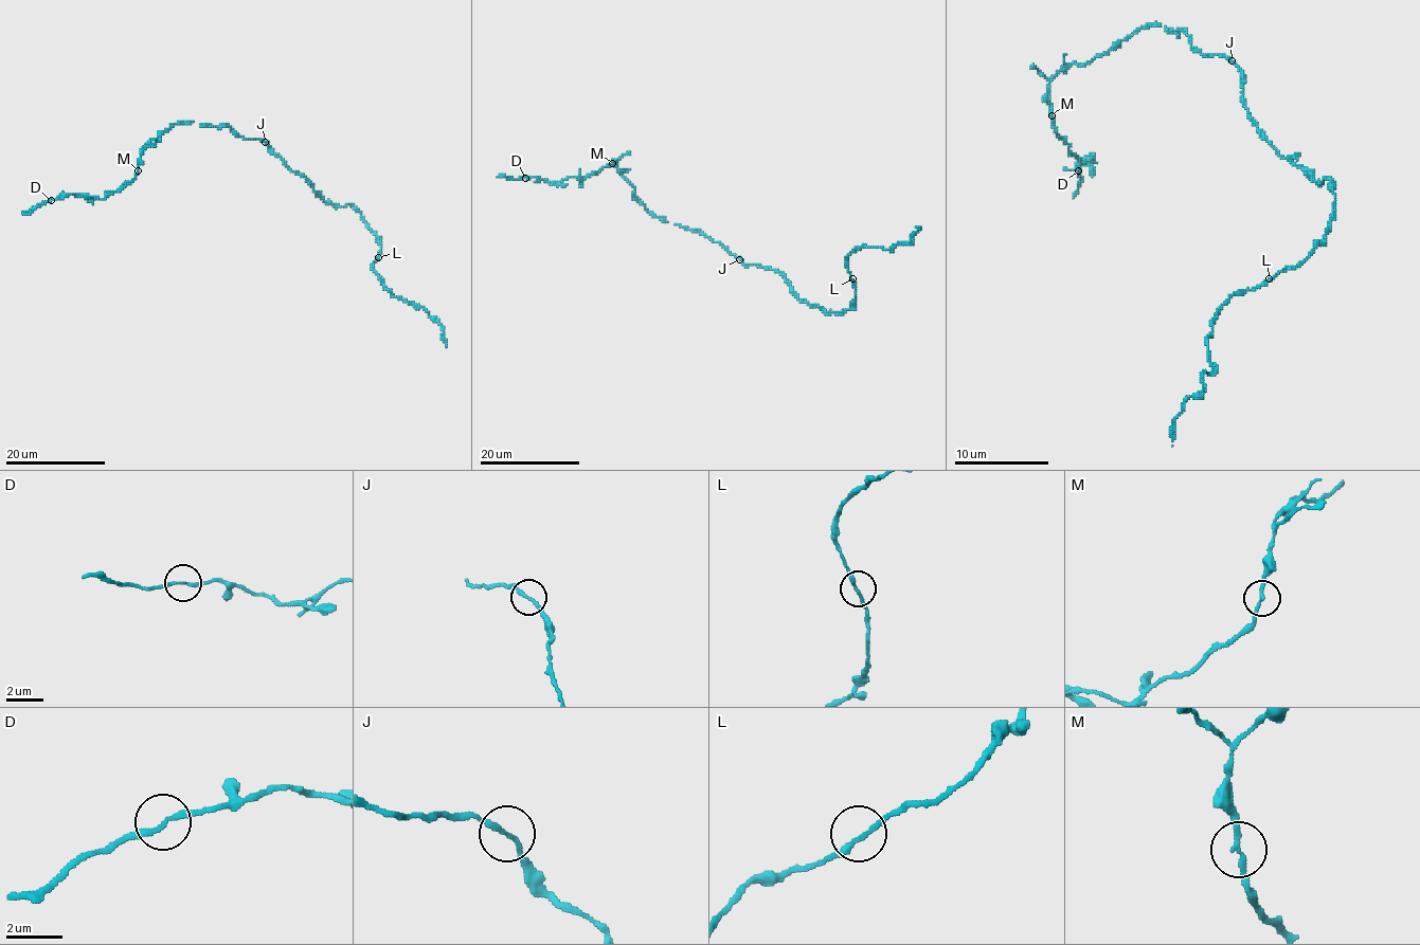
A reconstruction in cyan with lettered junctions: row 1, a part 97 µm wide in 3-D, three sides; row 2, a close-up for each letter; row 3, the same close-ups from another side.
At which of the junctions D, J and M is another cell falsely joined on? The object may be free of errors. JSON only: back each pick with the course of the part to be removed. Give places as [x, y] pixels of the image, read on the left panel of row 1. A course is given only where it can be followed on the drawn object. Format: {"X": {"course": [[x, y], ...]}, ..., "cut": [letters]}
{"cut": []}

